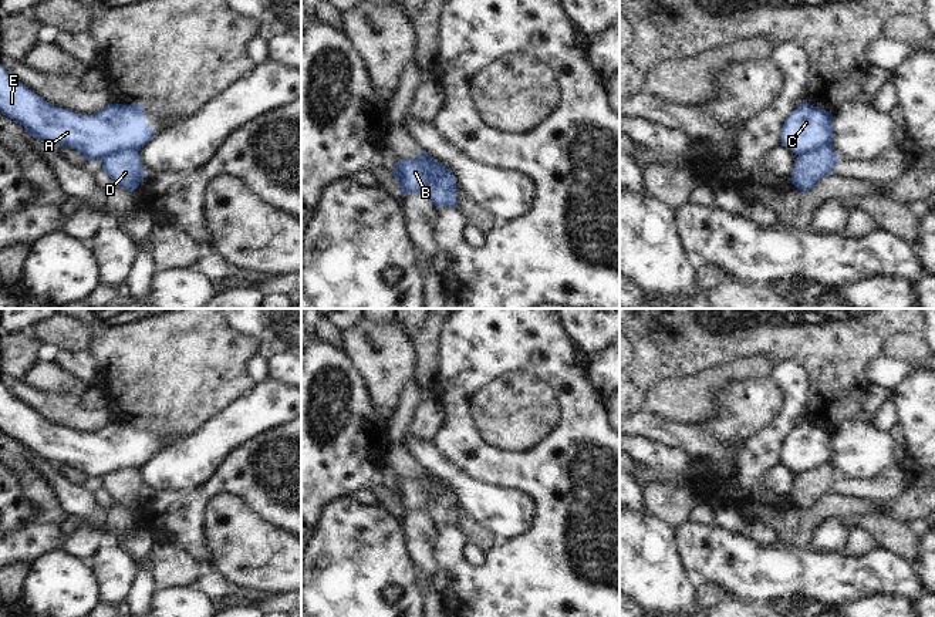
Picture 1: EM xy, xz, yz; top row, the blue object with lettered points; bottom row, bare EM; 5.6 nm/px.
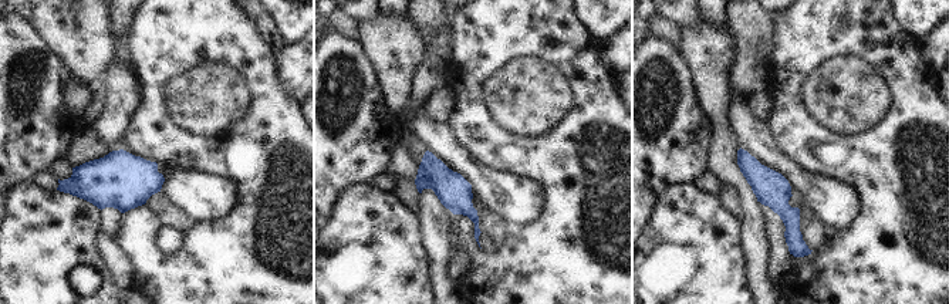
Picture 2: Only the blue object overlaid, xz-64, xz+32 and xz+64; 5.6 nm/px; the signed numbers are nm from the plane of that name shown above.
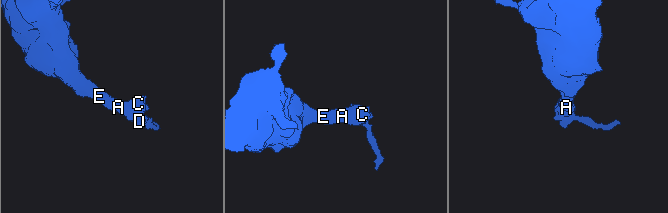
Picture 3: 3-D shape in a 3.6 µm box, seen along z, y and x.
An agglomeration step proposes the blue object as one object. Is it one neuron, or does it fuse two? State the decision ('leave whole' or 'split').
split

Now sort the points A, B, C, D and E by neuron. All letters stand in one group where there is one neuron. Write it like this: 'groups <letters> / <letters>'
groups A B C E / D

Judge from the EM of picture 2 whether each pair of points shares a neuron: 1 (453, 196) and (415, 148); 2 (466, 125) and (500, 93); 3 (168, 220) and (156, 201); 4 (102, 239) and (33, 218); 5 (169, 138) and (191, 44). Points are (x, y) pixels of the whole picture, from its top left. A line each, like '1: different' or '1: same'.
1: same
2: different
3: same
4: different
5: same

